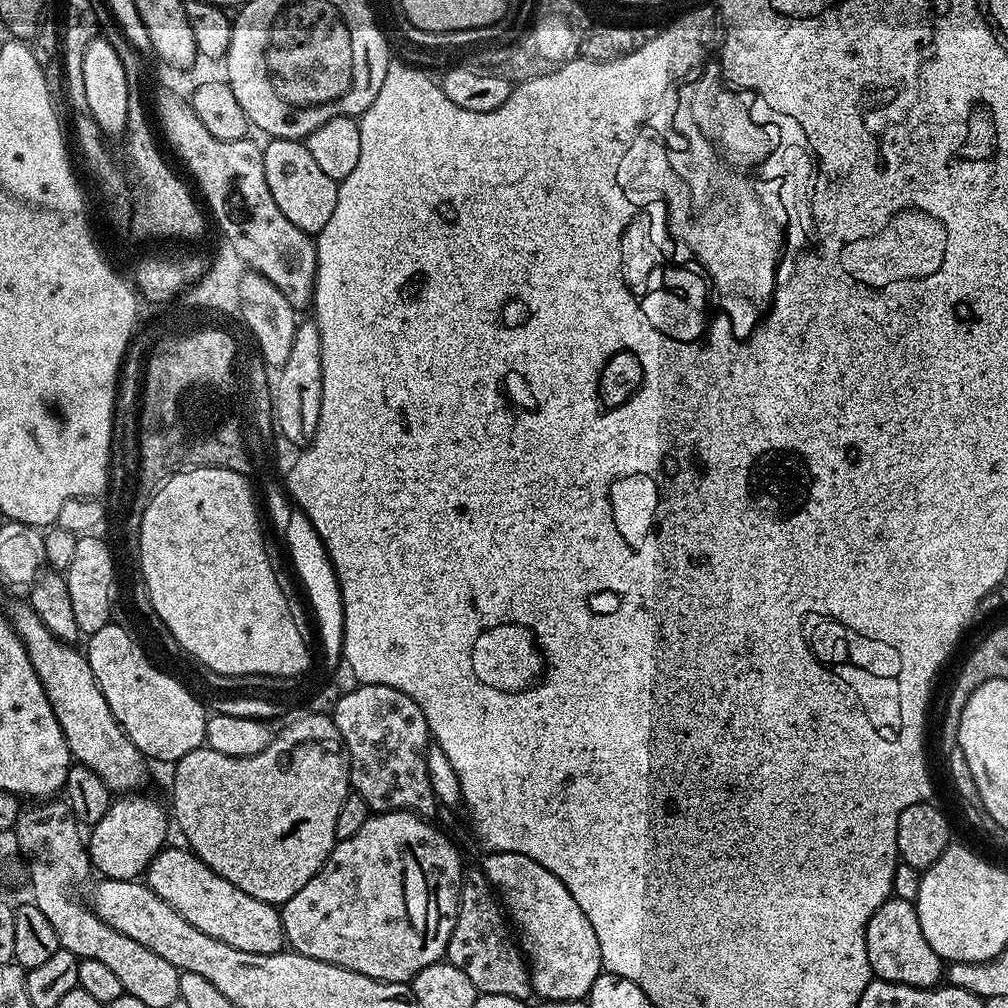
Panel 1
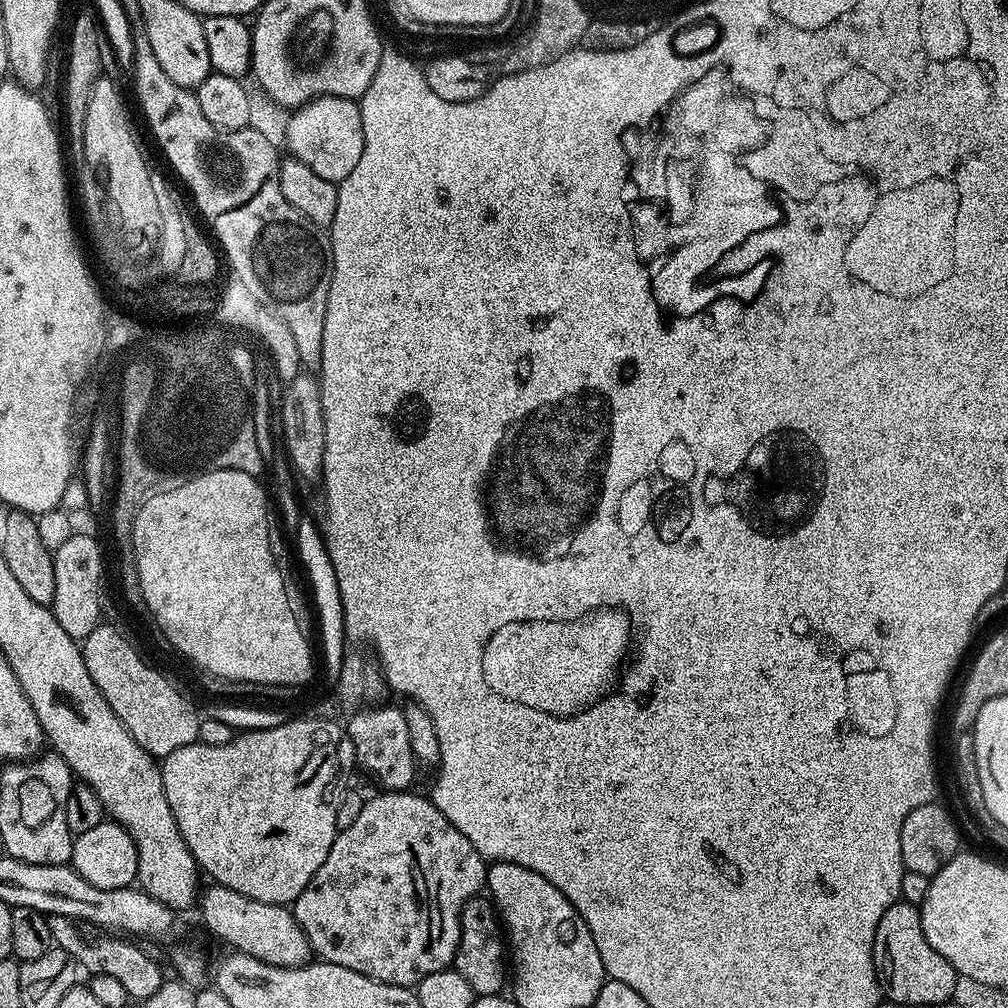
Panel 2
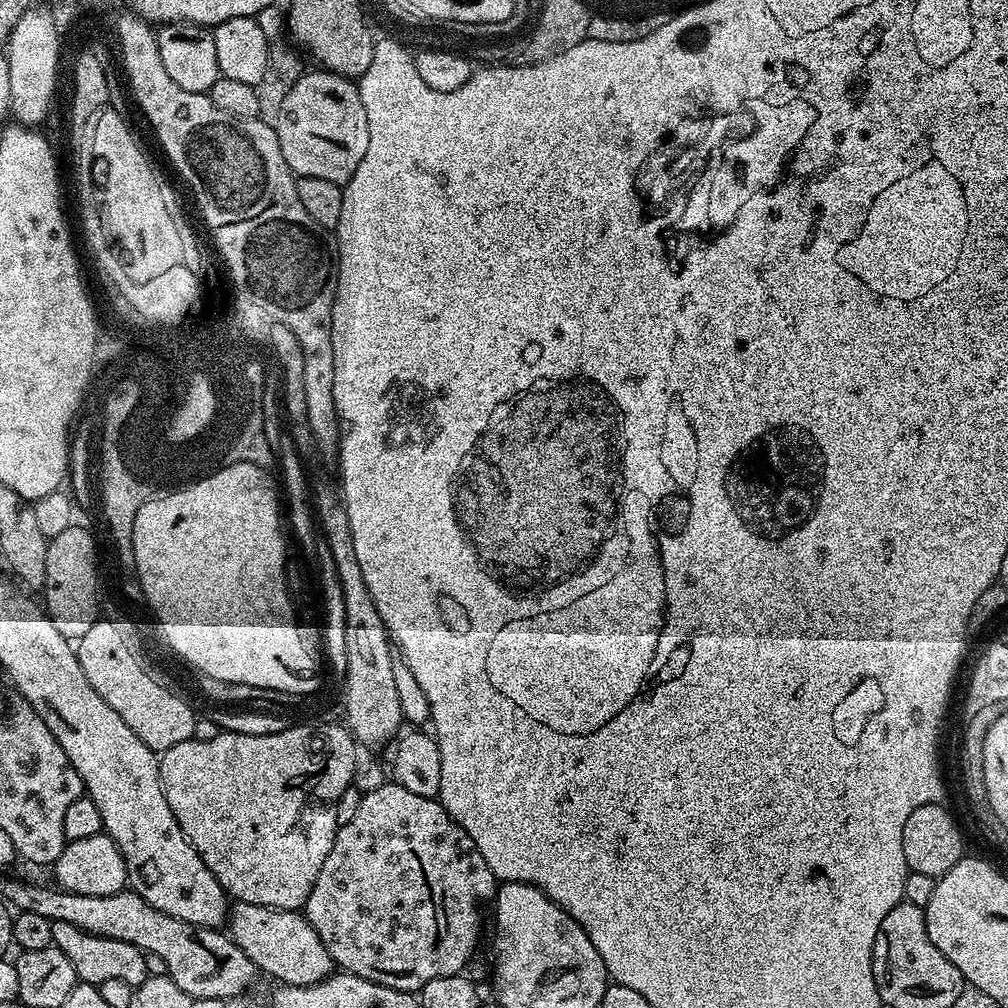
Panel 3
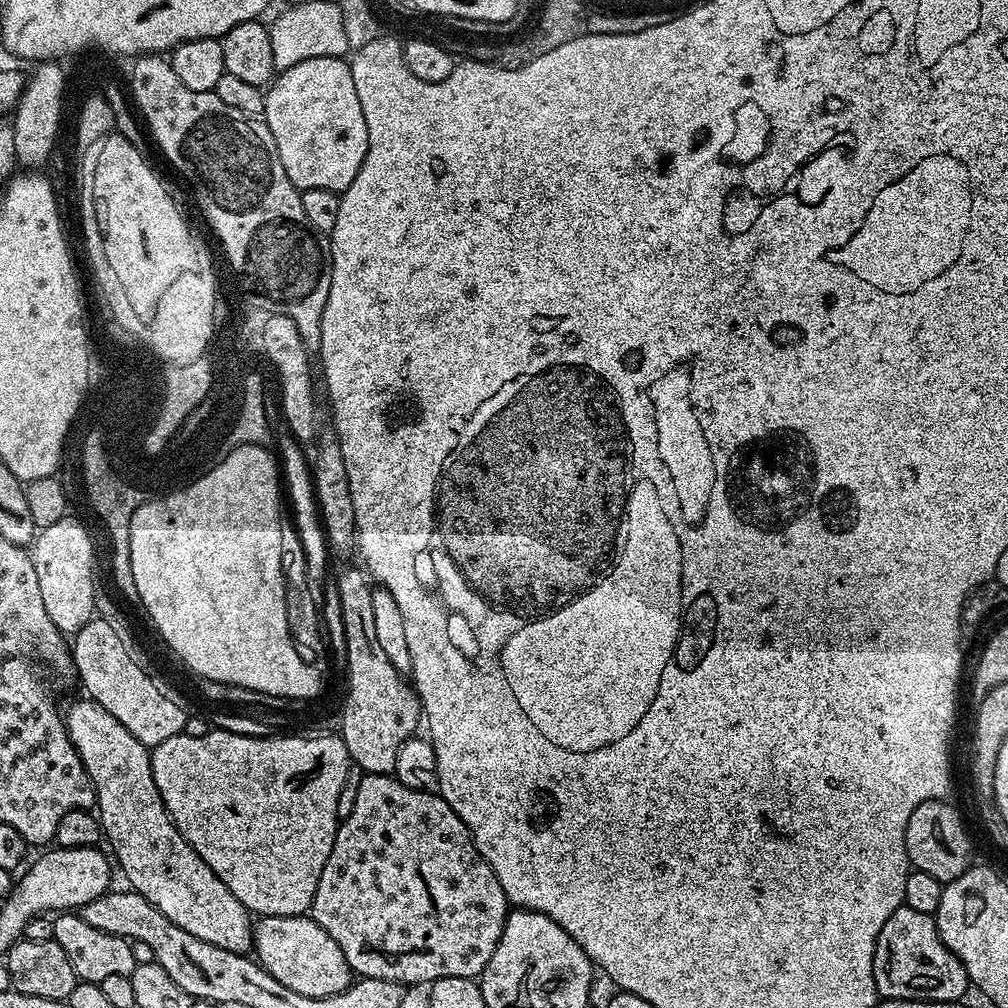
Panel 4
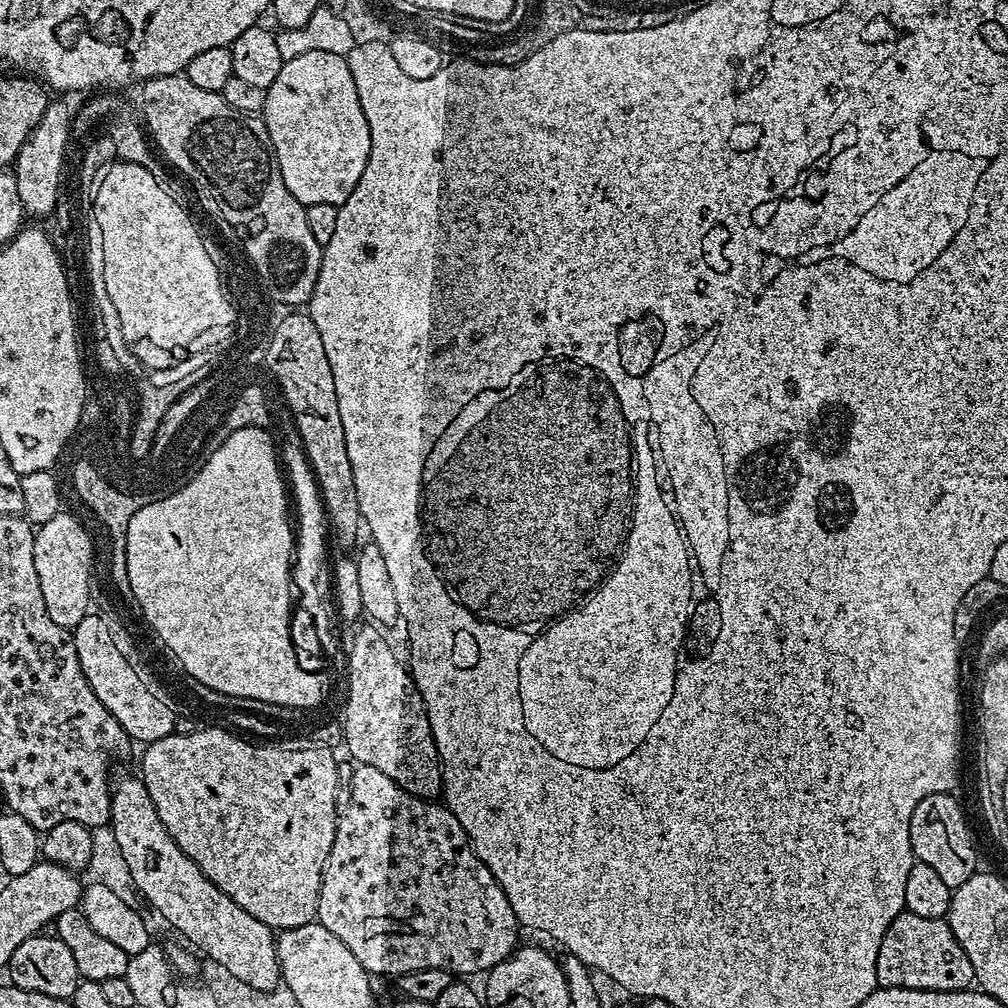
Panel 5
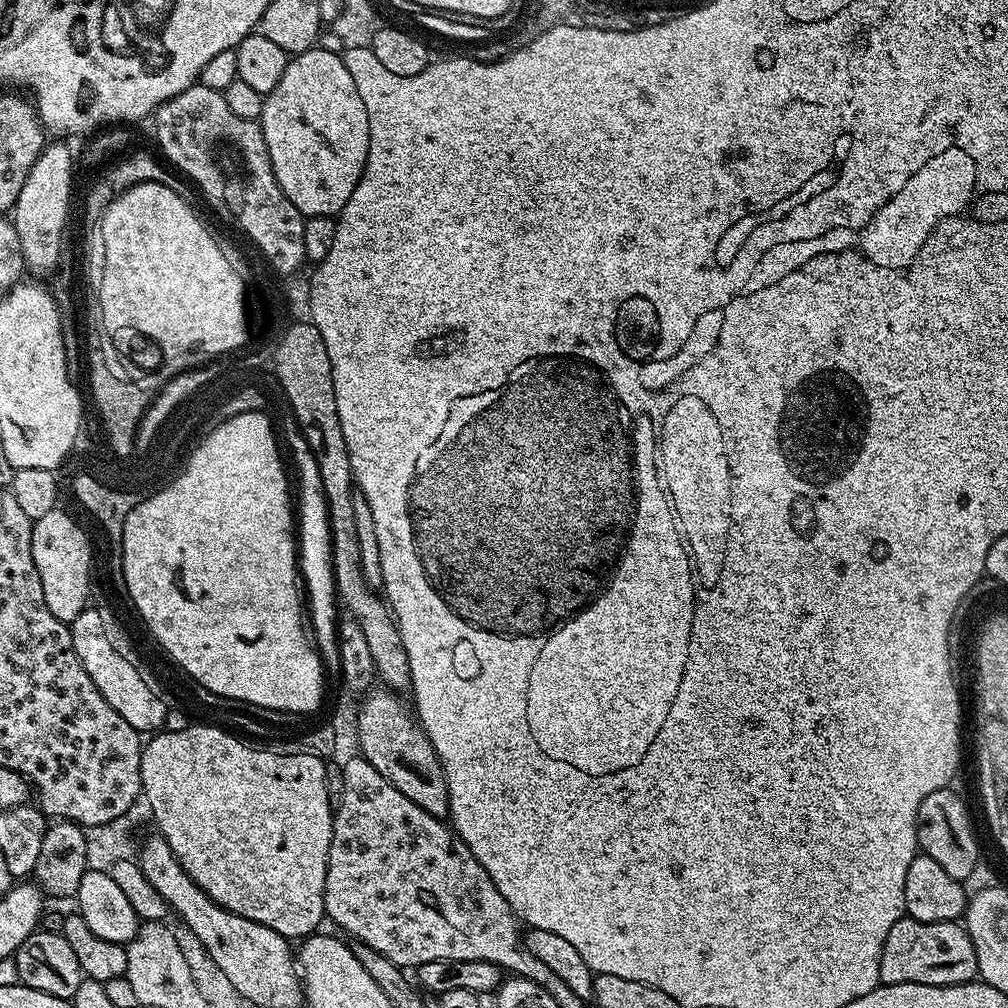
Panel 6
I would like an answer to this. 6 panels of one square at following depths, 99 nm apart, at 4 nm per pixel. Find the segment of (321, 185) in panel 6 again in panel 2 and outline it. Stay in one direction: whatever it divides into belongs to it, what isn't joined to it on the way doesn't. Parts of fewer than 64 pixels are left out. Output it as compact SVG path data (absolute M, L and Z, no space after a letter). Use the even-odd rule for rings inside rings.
M320 96L287 117L287 150L292 151L289 153L295 159L306 162L321 178L333 182L344 180L346 174L358 166L363 145L362 114L356 100L345 96Z

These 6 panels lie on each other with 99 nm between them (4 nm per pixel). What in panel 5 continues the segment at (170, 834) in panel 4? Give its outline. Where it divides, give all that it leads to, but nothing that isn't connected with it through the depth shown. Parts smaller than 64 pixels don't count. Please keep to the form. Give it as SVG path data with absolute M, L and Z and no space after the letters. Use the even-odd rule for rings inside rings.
M132 774L132 776L122 777L118 782L115 781L112 789L110 825L118 841L119 849L122 850L122 858L126 860L126 866L129 867L133 886L143 902L145 900L146 903L152 904L153 910L174 931L181 932L185 936L183 939L193 949L201 953L204 951L214 963L221 964L219 967L223 971L238 978L238 982L246 982L246 986L250 986L253 992L272 994L276 987L278 989L281 987L282 977L280 963L276 957L276 936L273 929L267 928L262 922L258 922L258 918L246 914L242 906L226 898L226 894L222 894L222 890L218 890L218 886L214 886L214 882L210 882L210 878L206 878L202 870L198 870L198 866L194 866L194 862L186 858L186 854L182 854L178 842L170 838L170 830L162 826L162 818L158 818L158 810L154 802L150 802L150 794L139 775Z

